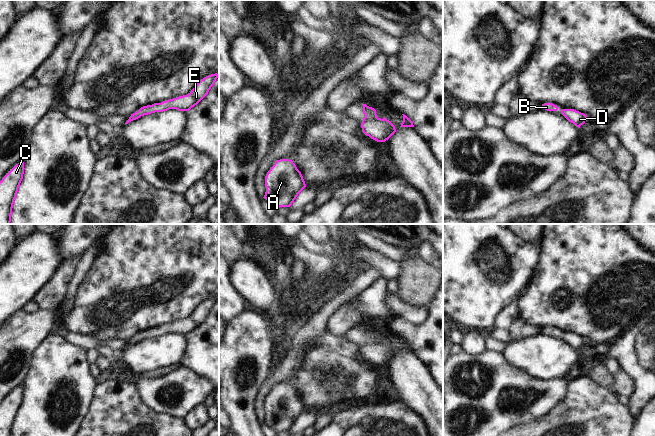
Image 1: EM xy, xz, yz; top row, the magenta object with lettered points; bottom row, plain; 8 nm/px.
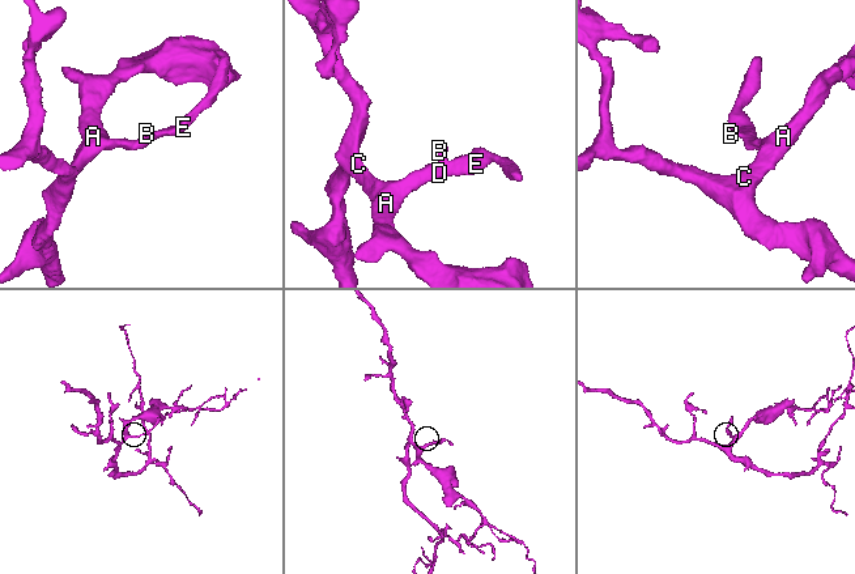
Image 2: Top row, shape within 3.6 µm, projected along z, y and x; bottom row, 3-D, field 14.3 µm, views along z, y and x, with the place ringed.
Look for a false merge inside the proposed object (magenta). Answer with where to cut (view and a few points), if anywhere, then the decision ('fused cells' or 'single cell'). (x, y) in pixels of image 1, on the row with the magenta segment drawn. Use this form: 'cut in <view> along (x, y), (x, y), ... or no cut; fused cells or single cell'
no cut; single cell

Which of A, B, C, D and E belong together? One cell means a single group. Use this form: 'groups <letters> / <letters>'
groups A B C D E

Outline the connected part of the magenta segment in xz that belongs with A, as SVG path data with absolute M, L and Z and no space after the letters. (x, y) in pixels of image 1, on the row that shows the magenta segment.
M280 159L267 172L265 187L263 198L280 208L290 207L306 184L292 160Z

